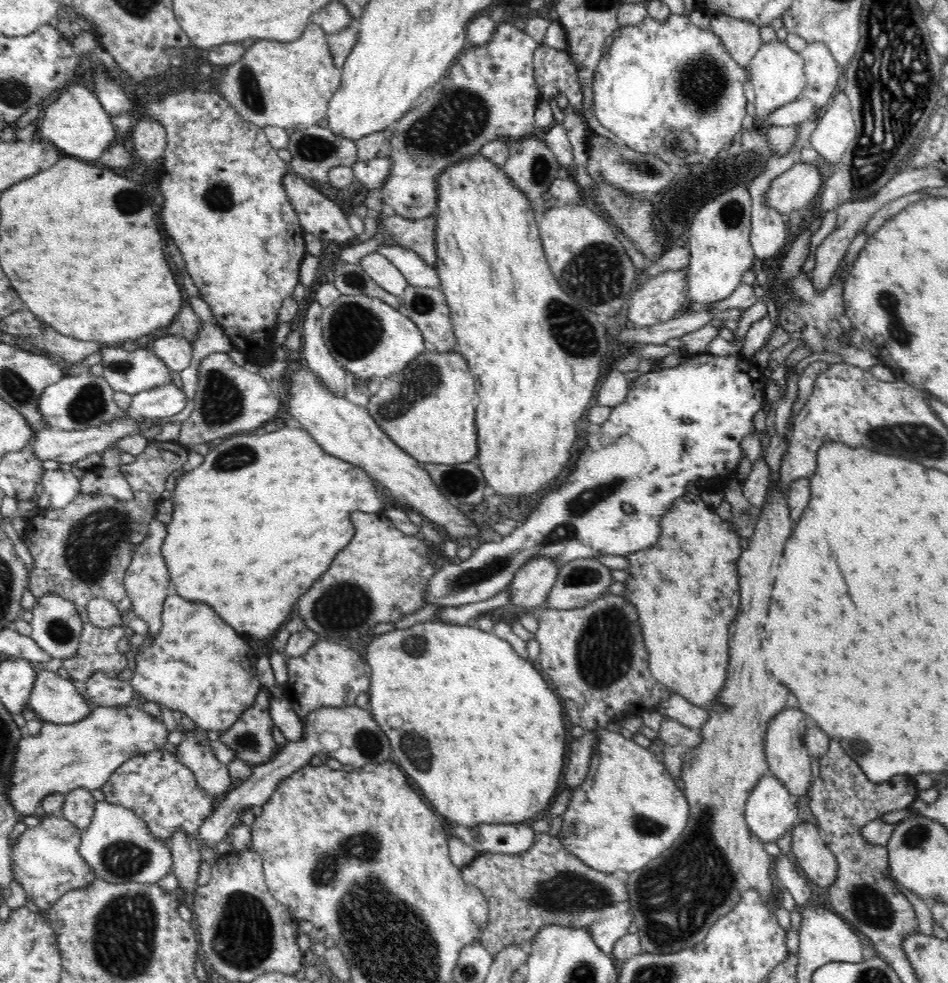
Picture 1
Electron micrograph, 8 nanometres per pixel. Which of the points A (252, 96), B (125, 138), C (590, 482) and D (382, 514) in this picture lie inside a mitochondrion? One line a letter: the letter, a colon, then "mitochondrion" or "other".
A: mitochondrion
B: other
C: other
D: other

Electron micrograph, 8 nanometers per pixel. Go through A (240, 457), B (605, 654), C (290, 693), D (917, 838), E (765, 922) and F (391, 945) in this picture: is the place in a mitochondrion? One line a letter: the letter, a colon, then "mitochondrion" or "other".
A: mitochondrion
B: mitochondrion
C: other
D: mitochondrion
E: other
F: mitochondrion

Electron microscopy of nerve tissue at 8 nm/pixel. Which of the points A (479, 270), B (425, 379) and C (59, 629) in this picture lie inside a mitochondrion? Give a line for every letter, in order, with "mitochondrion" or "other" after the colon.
A: other
B: mitochondrion
C: mitochondrion

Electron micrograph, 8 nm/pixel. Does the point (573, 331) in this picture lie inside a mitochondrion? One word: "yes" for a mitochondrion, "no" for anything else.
yes

